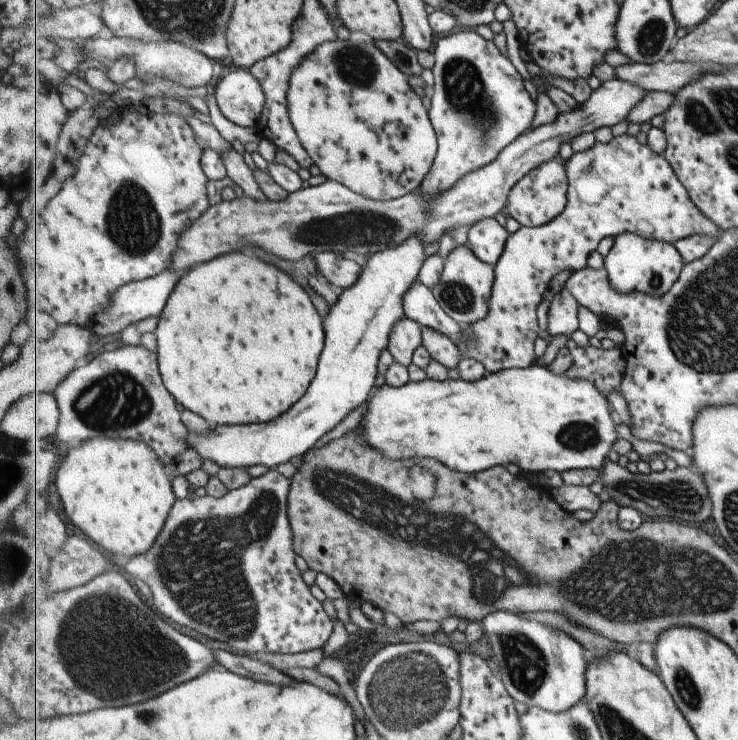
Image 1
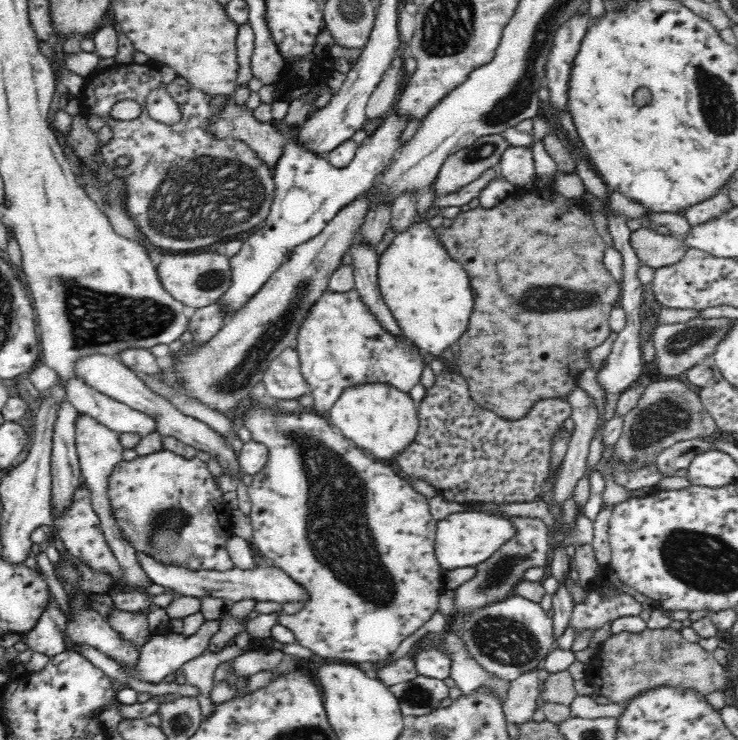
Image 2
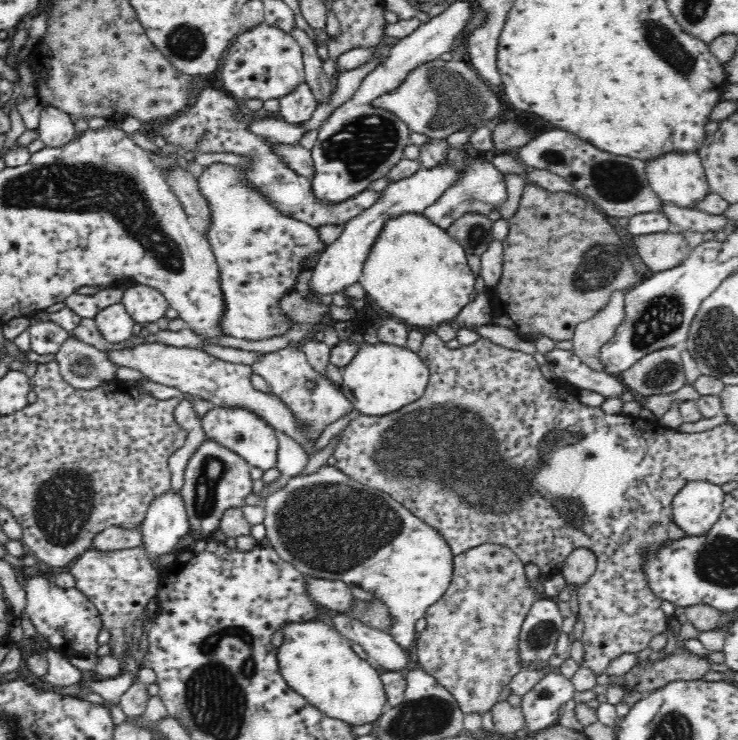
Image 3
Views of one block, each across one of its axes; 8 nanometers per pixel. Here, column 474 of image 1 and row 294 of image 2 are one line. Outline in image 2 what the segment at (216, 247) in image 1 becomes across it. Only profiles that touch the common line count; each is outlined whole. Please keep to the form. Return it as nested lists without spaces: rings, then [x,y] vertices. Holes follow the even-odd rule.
[[[198,252],[198,254],[164,255],[157,266],[163,287],[186,306],[200,308],[215,303],[232,286],[231,257],[220,252]]]

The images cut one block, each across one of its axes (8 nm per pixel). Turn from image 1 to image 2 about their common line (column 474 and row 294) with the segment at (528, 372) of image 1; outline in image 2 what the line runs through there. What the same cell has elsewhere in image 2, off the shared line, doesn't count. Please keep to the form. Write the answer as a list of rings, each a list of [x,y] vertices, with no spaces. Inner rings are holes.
[[[426,221],[422,224],[412,223],[406,232],[393,238],[389,247],[378,257],[377,277],[380,292],[390,312],[408,340],[422,352],[430,352],[437,357],[442,355],[444,350],[459,342],[469,328],[475,310],[475,294],[469,276],[459,262],[448,256]]]

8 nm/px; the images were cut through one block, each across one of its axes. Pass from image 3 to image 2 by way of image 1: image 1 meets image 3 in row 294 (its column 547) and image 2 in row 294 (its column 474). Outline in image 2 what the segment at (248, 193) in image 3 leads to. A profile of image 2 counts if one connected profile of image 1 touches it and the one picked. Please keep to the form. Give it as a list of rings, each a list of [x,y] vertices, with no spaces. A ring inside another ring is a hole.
[[[355,288],[348,292],[324,292],[304,319],[295,350],[312,394],[309,410],[315,413],[328,412],[346,390],[360,386],[387,385],[409,394],[420,383],[424,368],[423,354],[418,353],[418,348],[410,340],[406,343],[384,331]]]

